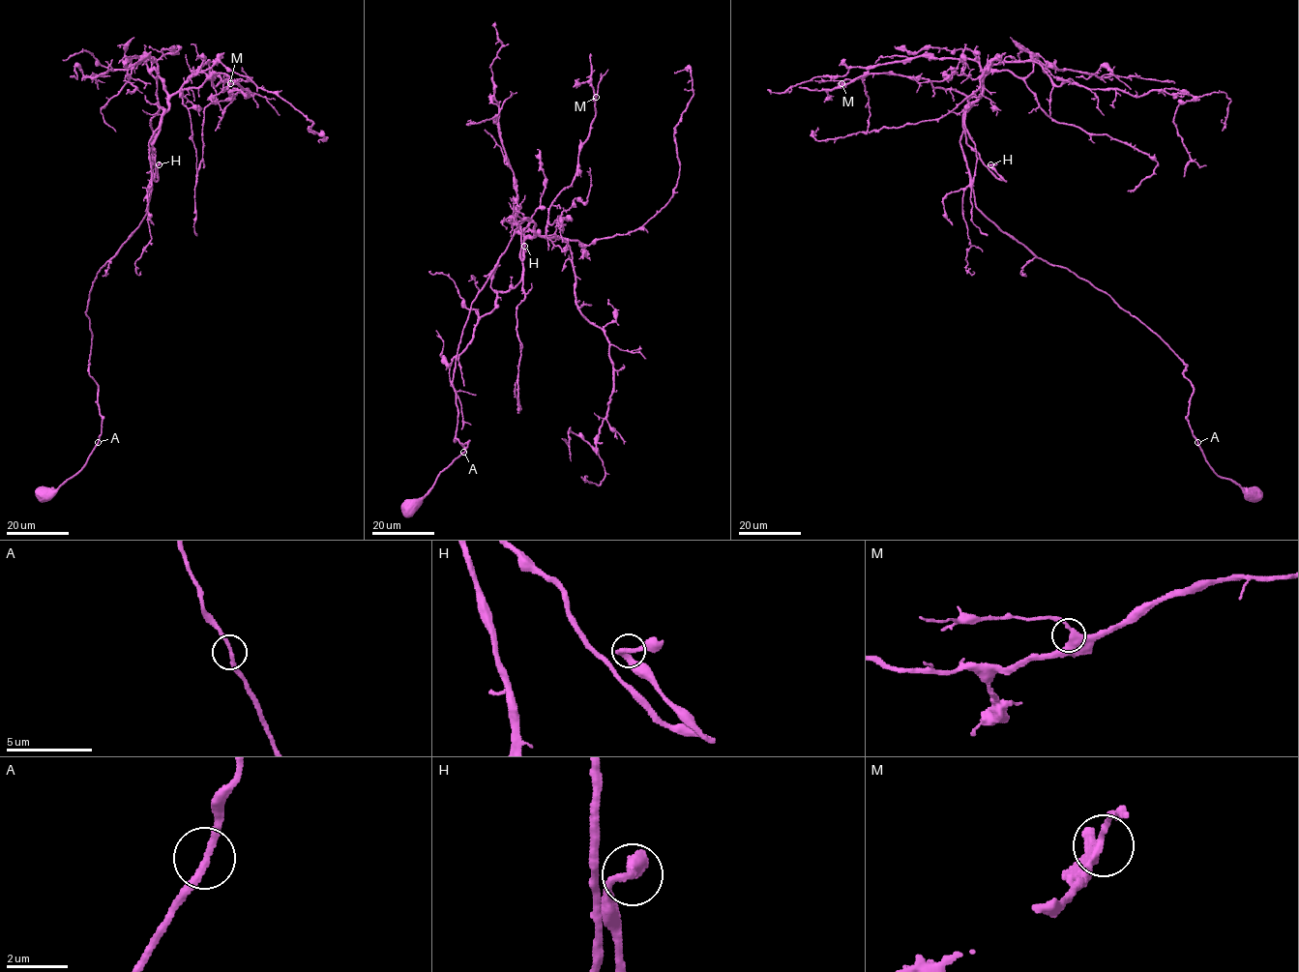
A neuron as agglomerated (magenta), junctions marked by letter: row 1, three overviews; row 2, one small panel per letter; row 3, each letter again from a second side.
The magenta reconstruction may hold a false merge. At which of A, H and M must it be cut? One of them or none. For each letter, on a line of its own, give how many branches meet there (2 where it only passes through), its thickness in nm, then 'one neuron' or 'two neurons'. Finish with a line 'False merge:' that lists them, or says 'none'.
A: branches 2; calibre 220 nm; one neuron
H: branches 2; calibre 240 nm; one neuron
M: branches 2; calibre 360 nm; one neuron
False merge: none

